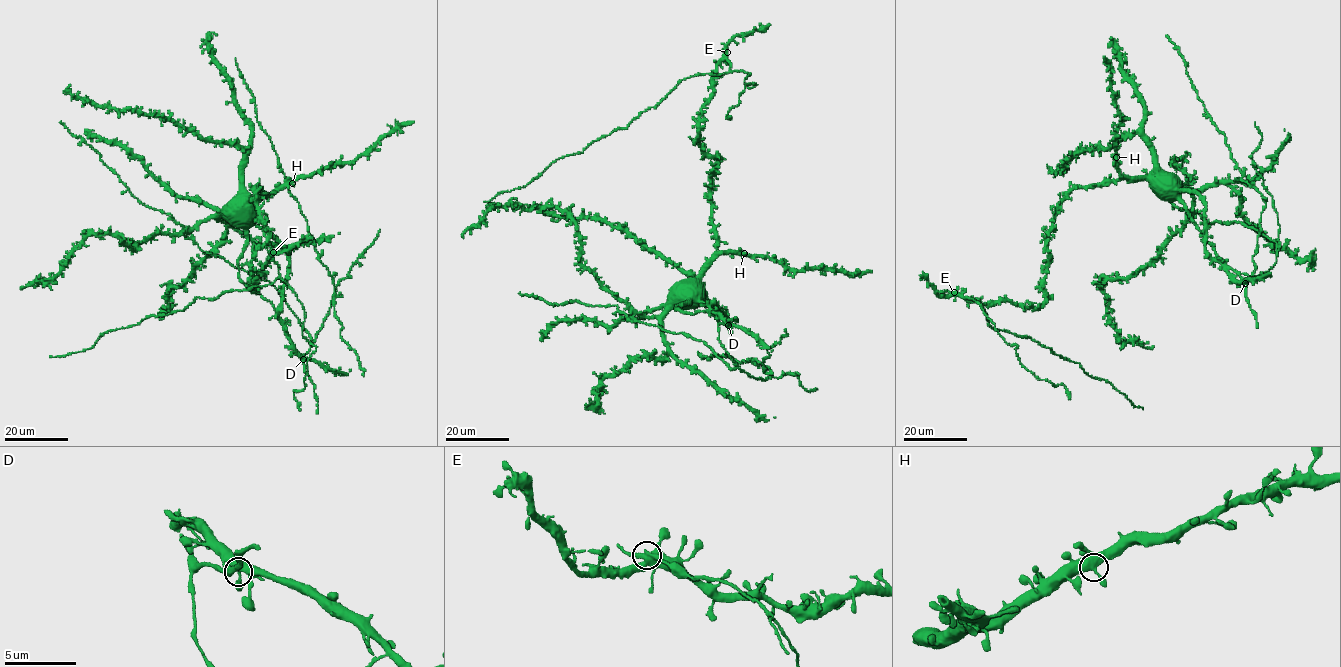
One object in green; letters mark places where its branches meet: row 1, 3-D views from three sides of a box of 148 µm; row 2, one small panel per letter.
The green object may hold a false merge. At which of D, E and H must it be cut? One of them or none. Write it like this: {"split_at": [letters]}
{"split_at": ["E"]}

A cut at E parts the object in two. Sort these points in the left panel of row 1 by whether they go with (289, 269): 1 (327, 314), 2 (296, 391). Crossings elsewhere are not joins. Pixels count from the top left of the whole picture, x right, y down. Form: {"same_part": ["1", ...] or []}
{"same_part": ["1"]}

